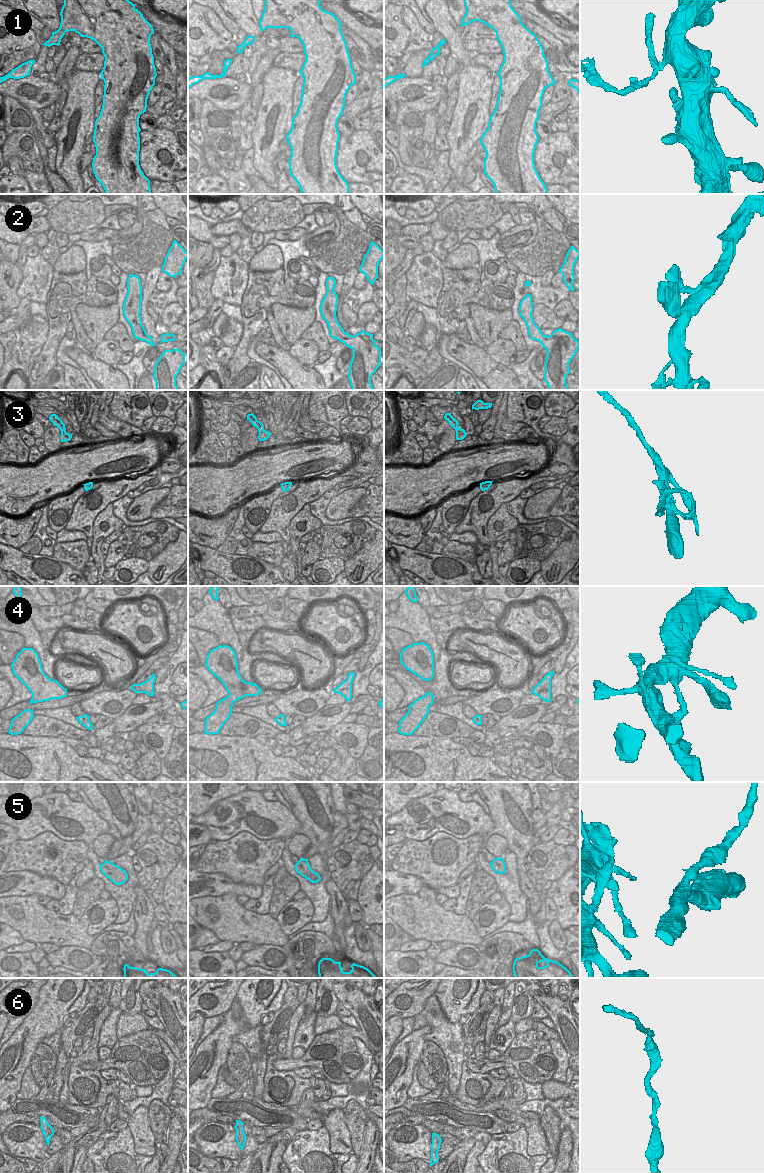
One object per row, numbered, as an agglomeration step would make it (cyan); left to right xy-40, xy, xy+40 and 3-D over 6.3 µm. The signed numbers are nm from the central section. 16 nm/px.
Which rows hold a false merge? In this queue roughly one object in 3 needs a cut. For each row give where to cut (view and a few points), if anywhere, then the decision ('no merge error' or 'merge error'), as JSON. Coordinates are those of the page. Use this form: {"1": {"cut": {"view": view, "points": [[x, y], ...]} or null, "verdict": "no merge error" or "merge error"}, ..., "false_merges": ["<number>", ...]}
{"1": {"cut": {"view": "xy", "points": [[242, 43], [246, 45]]}, "verdict": "merge error"}, "2": {"cut": null, "verdict": "no merge error"}, "3": {"cut": {"view": "xy", "points": [[265, 430], [259, 433]]}, "verdict": "merge error"}, "4": {"cut": null, "verdict": "no merge error"}, "5": {"cut": null, "verdict": "no merge error"}, "6": {"cut": null, "verdict": "no merge error"}, "false_merges": ["1", "3"]}

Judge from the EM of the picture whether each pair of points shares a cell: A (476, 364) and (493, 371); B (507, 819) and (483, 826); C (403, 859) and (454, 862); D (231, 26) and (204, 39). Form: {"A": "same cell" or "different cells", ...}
{"A": "same cell", "B": "different cells", "C": "same cell", "D": "different cells"}

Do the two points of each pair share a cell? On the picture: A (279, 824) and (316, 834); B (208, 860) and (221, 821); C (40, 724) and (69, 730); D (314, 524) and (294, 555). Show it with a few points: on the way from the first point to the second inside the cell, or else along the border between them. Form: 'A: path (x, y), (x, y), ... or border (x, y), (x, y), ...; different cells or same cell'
A: border (290, 810), (300, 824), (297, 833); different cells
B: border (238, 833), (225, 840), (212, 840); different cells
C: path (47, 725), (56, 725), (62, 728); same cell
D: path (305, 530), (295, 538), (294, 546); same cell

